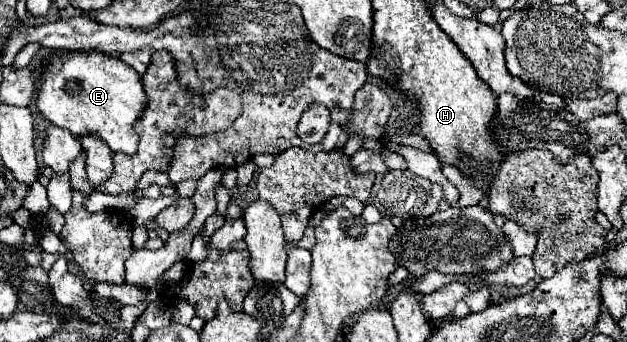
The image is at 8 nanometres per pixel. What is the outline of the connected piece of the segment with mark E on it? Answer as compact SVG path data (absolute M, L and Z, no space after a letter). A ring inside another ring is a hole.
M99 52L53 54L43 62L37 106L51 124L69 130L75 136L99 134L113 152L133 156L139 144L135 122L147 108L147 94L141 76L117 58Z

